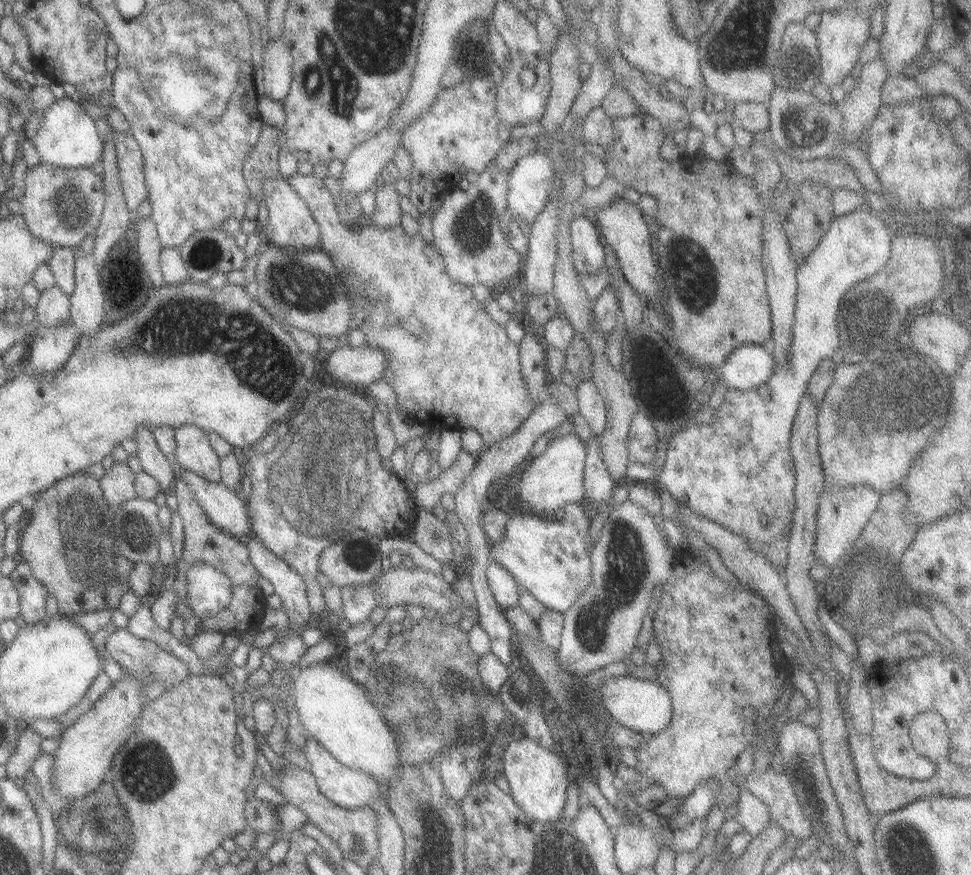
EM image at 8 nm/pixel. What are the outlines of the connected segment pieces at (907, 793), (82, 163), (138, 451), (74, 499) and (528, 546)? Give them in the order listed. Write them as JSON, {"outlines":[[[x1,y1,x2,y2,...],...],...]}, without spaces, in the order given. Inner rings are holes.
{"outlines":[[[844,718,846,724,846,731,848,734,848,749,852,756,855,774,857,775,857,782,861,791,861,798,865,808,877,816,897,810,899,806,905,806,909,802,914,802,921,796,929,796,929,782,917,782,907,778,897,778,888,772,885,772,874,758,874,751,872,742,867,734,860,734,857,732]],[[59,98,40,114,39,128,30,138,37,156,38,164,49,164,59,169,91,167,101,158,103,143,100,141,94,121,81,108,74,98]],[[142,424,137,426,132,440,135,442,135,455,141,466,141,472,154,478,161,488,161,492,171,492,171,486,175,481,171,463,158,449,150,429]],[[82,472,67,476,48,487,42,493,34,496,34,502,29,502,28,510,31,517,24,531,18,538,18,553,25,560,34,580,37,580,56,600,59,616,78,615,101,609,118,608,118,600,129,591,128,576,133,564,119,555,115,542,119,540,117,529,117,513,109,509,101,494,98,480],[71,564,77,574,69,574]],[[580,504,565,506,562,522,519,514,505,524,503,538,489,544,488,557,507,570,519,591,528,592,546,609,565,613,591,582,589,552,595,540,587,537,590,525,591,518]]]}

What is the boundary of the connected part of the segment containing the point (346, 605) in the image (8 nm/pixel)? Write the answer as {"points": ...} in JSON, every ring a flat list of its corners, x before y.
{"points":[[363,584,341,589,340,619,355,625,365,621,375,606,378,606,379,595,371,589,371,585]]}

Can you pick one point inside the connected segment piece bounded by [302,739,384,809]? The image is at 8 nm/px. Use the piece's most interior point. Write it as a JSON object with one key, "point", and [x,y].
{"point":[348,788]}

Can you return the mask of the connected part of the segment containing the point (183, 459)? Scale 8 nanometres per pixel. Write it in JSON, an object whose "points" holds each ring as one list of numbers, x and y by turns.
{"points":[[191,425,173,429,174,460,183,471,189,471,209,482,220,482,218,456,211,450,206,432]]}

